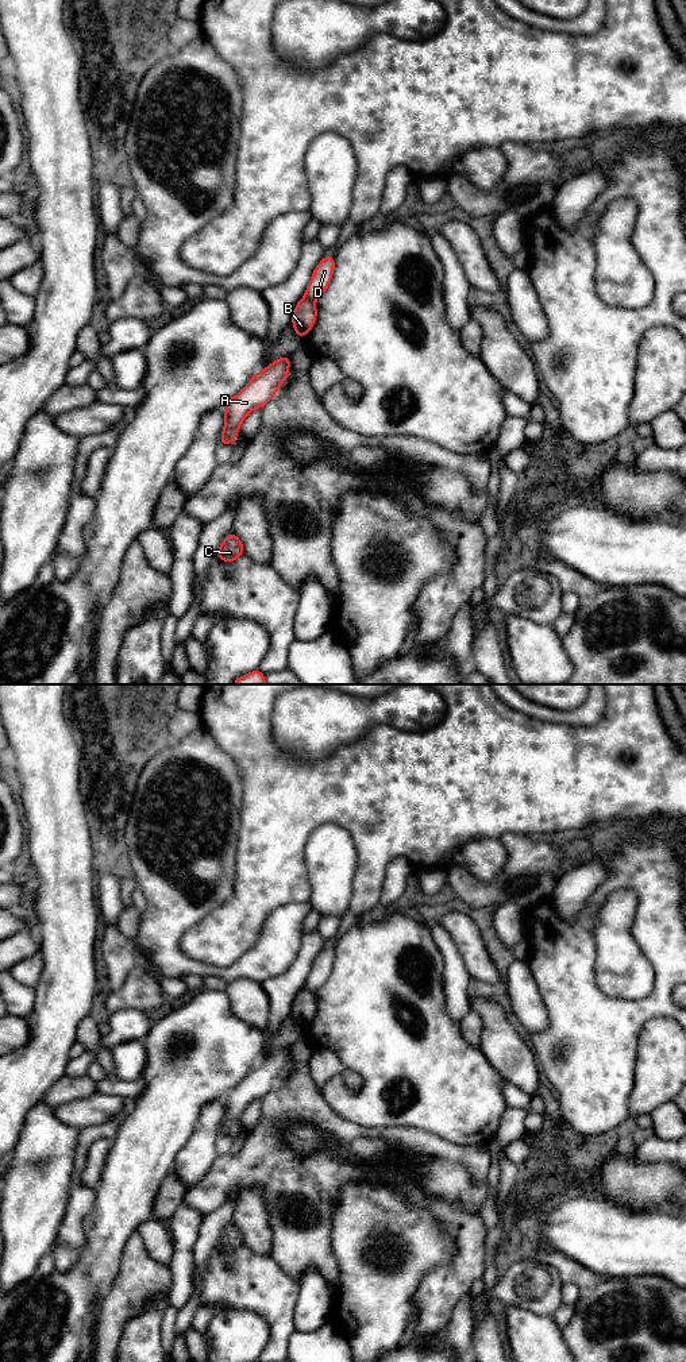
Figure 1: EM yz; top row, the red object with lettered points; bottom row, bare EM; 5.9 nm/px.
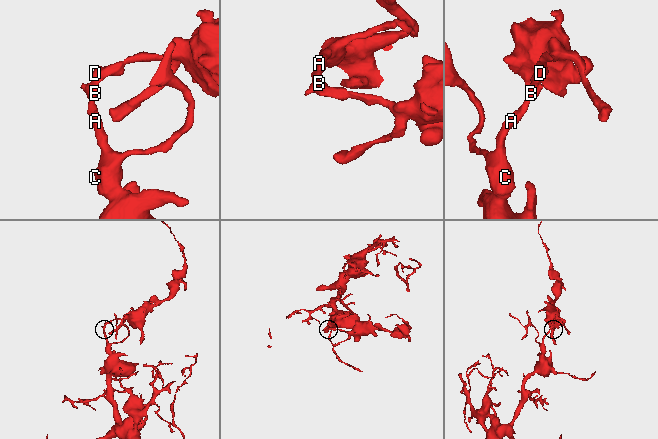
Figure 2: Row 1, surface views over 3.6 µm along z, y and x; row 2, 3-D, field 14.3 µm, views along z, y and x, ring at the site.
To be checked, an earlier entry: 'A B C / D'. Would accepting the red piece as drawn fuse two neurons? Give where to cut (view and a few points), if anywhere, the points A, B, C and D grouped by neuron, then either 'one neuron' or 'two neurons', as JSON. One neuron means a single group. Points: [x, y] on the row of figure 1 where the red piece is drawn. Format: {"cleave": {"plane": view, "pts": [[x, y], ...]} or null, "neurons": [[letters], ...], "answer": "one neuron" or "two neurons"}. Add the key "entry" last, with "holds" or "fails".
{"cleave": {"plane": "yz", "pts": [[305, 294], [313, 300]]}, "neurons": [["A", "B", "C"], ["D"]], "answer": "two neurons", "entry": "holds"}

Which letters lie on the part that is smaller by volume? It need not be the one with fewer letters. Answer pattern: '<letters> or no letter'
D

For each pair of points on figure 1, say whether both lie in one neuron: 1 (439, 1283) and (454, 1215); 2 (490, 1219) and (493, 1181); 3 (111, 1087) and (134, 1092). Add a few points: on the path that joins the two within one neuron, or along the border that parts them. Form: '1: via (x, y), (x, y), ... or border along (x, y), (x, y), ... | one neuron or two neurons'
1: via (455, 1266), (463, 1258), (463, 1231) | one neuron
2: via (490, 1210), (492, 1191) | one neuron
3: via (116, 1087), (128, 1090) | one neuron

